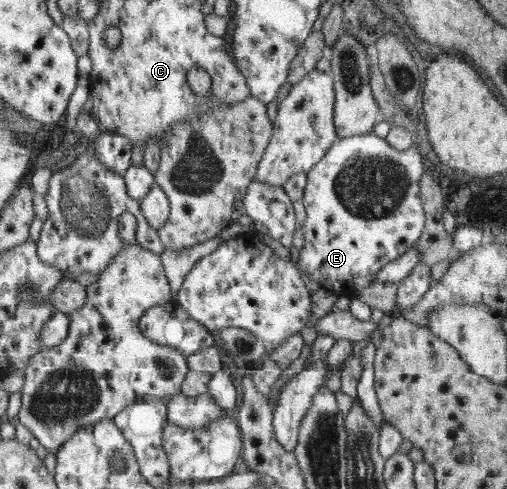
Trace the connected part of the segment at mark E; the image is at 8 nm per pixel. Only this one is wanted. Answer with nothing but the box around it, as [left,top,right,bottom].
[298,132,425,297]

